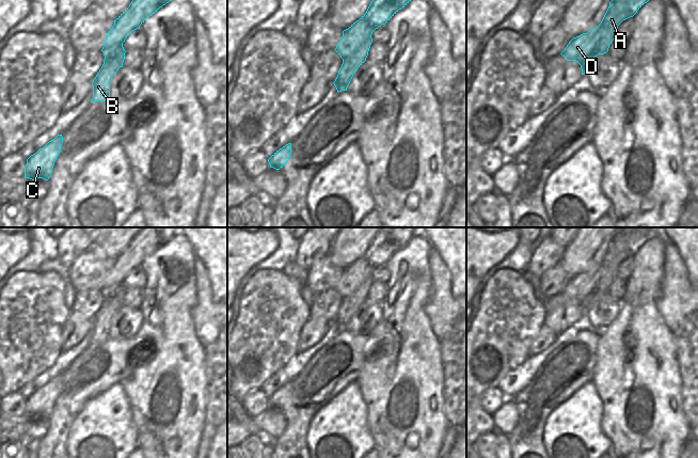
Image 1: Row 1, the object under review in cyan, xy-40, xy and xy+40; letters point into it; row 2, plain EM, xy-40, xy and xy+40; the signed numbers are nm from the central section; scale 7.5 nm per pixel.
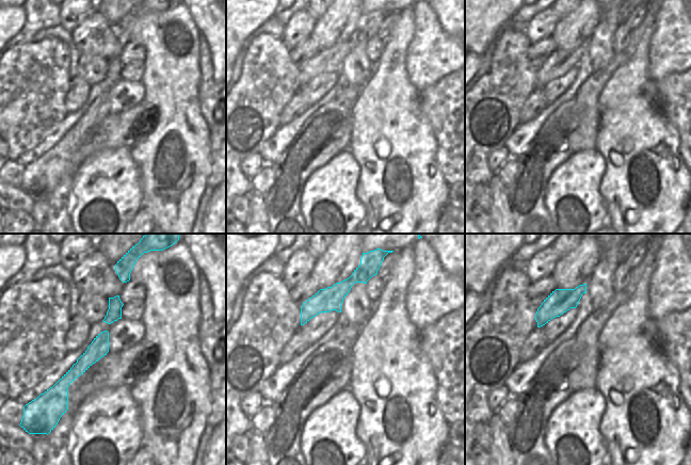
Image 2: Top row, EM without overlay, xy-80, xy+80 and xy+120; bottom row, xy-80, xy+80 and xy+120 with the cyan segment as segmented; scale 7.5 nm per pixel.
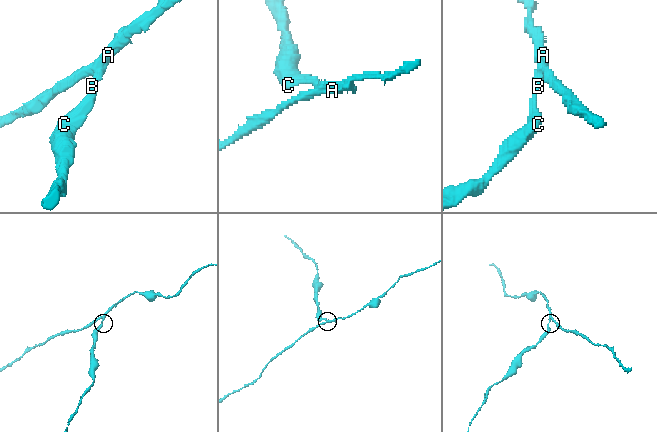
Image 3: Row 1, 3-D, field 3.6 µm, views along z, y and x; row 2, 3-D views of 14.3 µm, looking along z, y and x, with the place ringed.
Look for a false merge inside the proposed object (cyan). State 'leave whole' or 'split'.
split

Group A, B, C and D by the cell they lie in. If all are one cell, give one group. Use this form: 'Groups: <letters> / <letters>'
Groups: A D / B C.

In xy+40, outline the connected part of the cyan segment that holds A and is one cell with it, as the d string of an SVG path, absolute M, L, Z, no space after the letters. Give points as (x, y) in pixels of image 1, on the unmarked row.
M620 227L609 241L601 263L587 272L573 277L560 294L581 304L598 287L609 287L618 265L633 256L648 240L648 227Z

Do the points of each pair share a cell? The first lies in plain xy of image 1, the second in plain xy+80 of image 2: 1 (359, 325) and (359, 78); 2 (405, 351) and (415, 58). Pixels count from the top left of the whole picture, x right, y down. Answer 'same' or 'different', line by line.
1: same
2: different

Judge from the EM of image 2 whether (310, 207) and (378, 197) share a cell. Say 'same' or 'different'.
different

